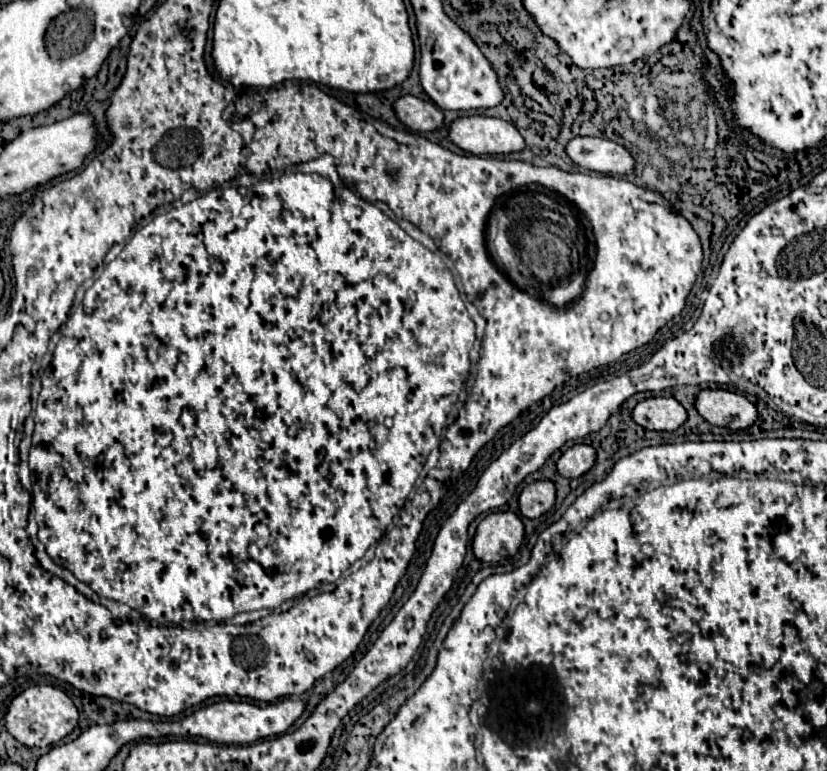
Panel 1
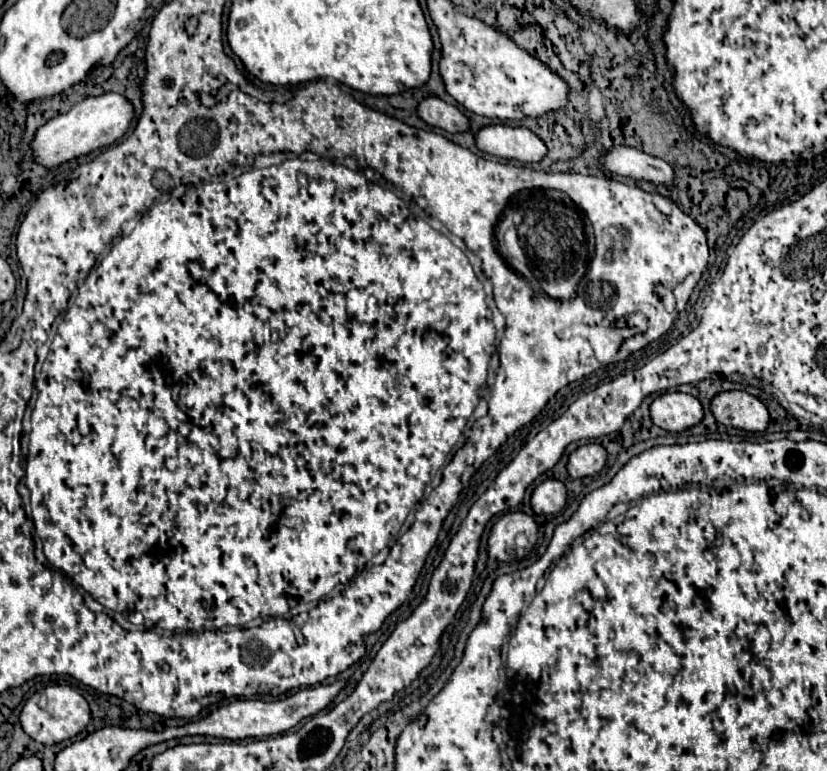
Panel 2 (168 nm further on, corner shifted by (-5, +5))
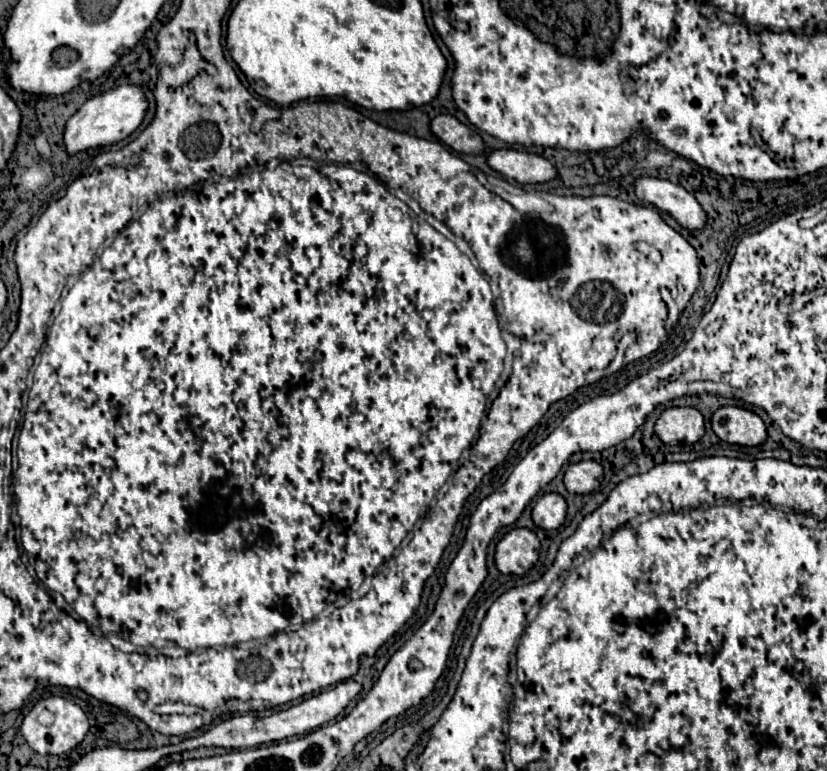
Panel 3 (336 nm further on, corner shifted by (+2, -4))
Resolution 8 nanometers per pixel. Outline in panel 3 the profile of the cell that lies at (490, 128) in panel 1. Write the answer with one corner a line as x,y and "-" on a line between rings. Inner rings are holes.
500,148
492,150
486,158
488,166
500,172
506,178
512,178
520,184
534,184
534,182
548,182
556,176
554,166
538,156
524,150
514,148

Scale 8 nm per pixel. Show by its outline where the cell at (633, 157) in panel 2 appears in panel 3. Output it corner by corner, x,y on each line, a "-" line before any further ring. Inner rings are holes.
640,176
634,180
634,192
640,200
672,214
678,220
678,224
682,224
688,230
698,230
706,222
706,214
696,202
696,198
670,180

